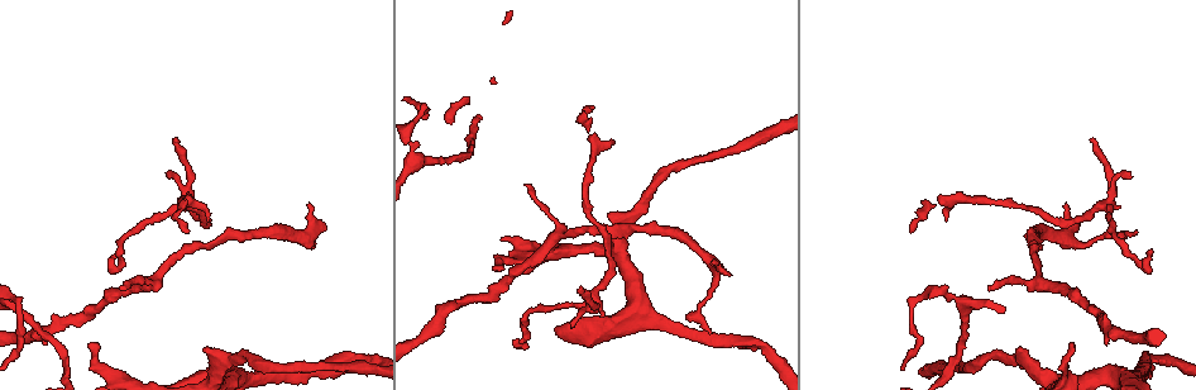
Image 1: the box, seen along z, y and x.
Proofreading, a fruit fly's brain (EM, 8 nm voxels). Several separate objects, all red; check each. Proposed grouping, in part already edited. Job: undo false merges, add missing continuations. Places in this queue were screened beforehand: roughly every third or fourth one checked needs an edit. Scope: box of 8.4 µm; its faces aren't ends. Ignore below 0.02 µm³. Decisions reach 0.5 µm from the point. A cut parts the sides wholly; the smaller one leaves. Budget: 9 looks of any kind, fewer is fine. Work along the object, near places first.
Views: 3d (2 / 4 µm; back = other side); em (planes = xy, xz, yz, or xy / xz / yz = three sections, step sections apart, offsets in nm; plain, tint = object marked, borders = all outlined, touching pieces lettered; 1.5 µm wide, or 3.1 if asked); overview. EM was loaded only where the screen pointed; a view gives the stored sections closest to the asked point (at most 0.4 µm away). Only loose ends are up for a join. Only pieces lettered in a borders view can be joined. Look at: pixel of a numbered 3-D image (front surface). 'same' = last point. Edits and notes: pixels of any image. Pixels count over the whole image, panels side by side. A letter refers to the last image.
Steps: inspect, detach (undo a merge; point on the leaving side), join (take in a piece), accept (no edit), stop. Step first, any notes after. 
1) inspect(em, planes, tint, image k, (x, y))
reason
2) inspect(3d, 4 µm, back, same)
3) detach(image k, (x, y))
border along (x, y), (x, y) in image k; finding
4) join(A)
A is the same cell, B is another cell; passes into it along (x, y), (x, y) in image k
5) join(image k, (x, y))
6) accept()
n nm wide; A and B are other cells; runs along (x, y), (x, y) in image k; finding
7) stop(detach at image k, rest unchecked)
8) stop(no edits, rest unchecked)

inspect(em, xy, step 8, borders, image 1, (987, 288))
branch stops here

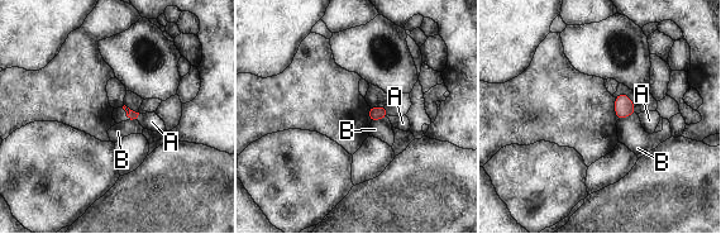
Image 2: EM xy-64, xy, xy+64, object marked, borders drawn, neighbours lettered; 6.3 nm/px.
inspect(em, planes, borders, same)

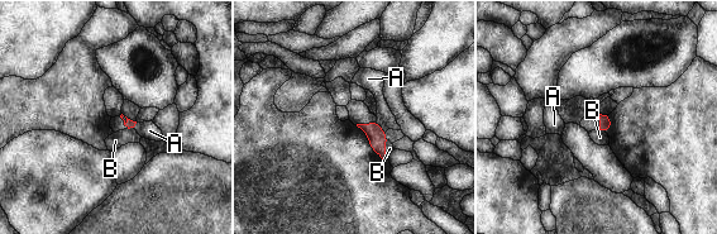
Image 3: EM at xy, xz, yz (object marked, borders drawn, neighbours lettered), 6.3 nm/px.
accept()
B touches over 130 nm; A and B are other cells; border along (387, 139), (386, 158) in image 3; no lettered piece goes on from it

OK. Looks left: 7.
inspect(3d, 4 µm, image 1, (947, 219))
free end

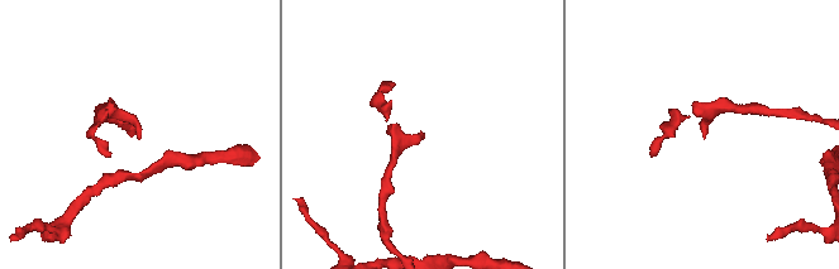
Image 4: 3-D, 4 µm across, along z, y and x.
inspect(em, 3.1 µm, xz, step 16, tint, image 4, (704, 135))

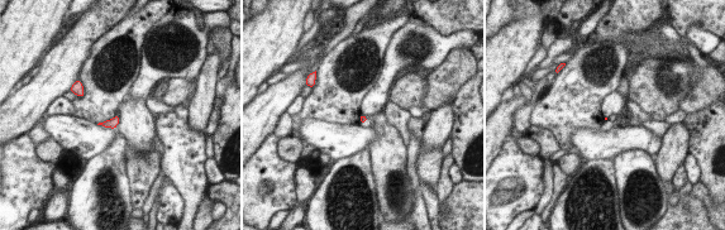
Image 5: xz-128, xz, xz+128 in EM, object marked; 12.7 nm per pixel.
inspect(em, 3.1 µm, planes, borders, same)
cut it another way

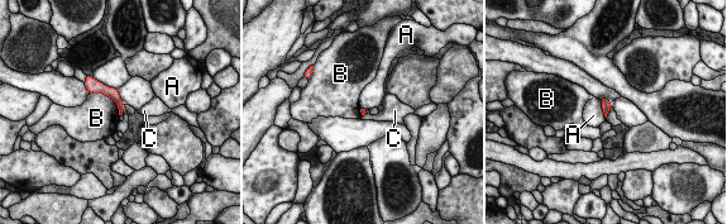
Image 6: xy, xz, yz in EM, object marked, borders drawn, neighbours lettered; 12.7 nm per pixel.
accept()
B touches over 480 nm; A, B and C are other cells; none of them fits

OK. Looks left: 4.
inspect(3d, 4 µm, back, image 1, (609, 216))
branch stops here

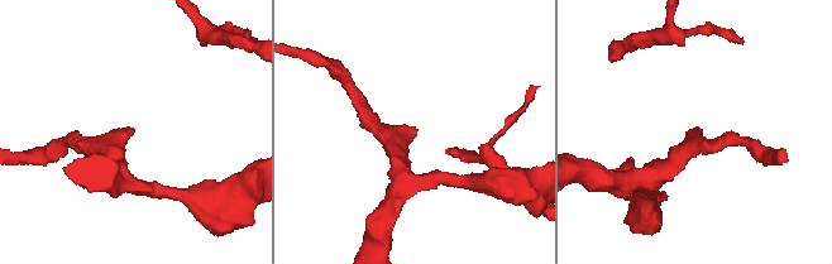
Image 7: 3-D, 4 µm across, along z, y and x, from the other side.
inspect(em, yz, step 8, borders, image 7, (414, 129))
arms of 240, 260 nm

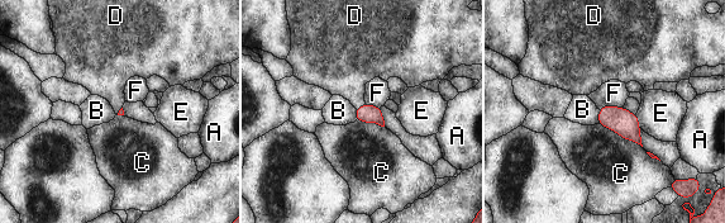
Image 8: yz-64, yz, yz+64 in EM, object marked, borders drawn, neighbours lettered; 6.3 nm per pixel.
inspect(em, planes, borders, same)

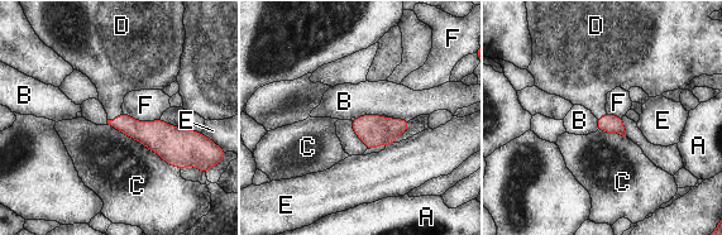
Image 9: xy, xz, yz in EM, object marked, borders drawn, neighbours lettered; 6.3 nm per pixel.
join(D)
D is the same cell, A, B, C, E and F are other cells; passes into it along (151, 134), (116, 116), (114, 77) in image 9; the neuron continues

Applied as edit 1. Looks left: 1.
inspect(em, planes, borders, image 1, (709, 264))
an open end

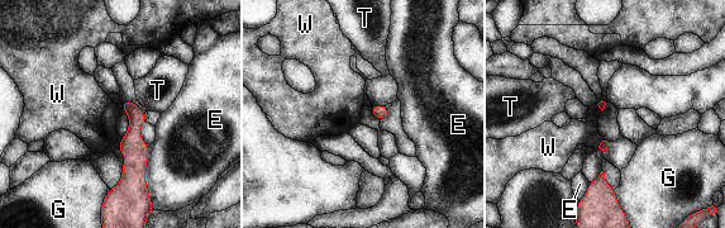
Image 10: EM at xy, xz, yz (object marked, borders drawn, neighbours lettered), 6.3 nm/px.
accept()
E, G, T and W are other cells; none of them fits

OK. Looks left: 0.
stop(join at image 9, rest unchecked)

